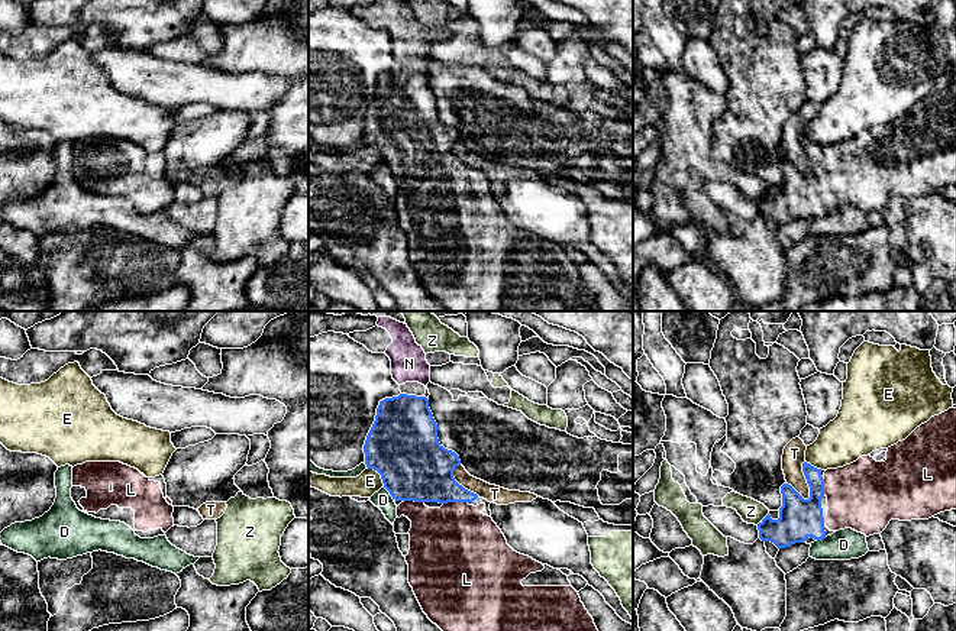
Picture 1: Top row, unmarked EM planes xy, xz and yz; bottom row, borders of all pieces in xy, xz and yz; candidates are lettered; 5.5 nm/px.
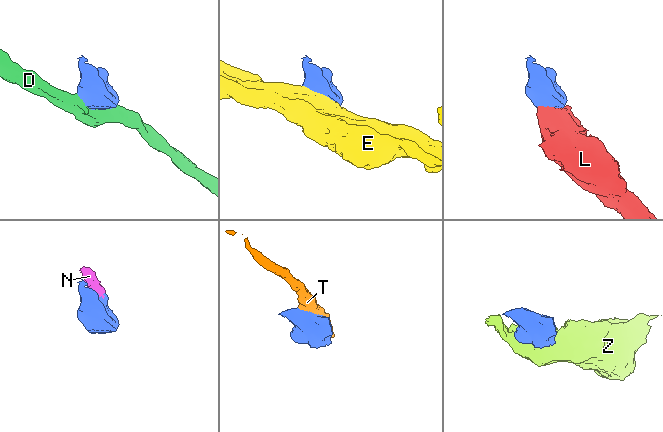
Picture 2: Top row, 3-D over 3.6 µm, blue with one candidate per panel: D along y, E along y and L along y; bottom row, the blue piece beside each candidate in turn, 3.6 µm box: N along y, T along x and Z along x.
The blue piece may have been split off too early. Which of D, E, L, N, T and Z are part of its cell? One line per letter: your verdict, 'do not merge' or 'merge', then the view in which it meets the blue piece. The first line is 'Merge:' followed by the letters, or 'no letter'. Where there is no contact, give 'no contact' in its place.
Merge: L, N
D: do not merge | xz
E: do not merge | xz
L: merge | xz
N: merge | xz
T: do not merge | yz
Z: do not merge | yz

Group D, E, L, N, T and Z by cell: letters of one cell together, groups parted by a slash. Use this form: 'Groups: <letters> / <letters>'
Groups: D / E / L N / T / Z

